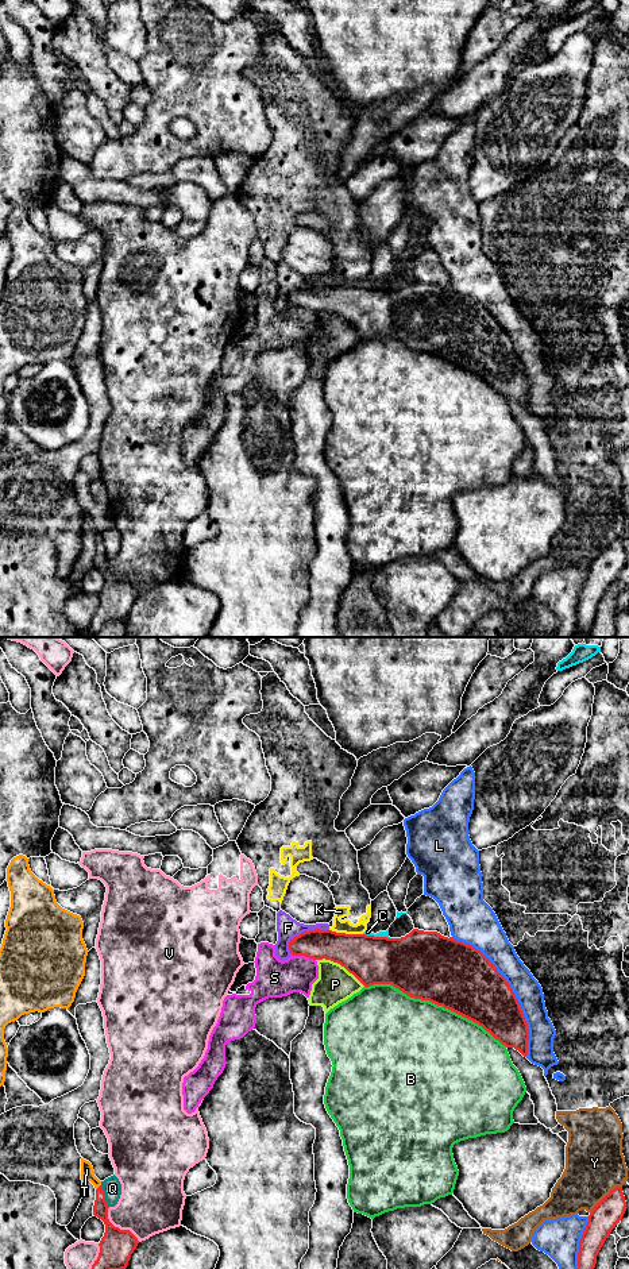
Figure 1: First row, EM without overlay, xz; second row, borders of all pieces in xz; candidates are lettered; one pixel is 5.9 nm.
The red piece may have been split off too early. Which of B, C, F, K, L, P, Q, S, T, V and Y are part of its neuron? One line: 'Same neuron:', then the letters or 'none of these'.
Same neuron: none of these

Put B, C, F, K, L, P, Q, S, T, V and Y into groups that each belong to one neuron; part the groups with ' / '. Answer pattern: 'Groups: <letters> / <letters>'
Groups: B / C S / F K P / L / Q / T / V / Y

